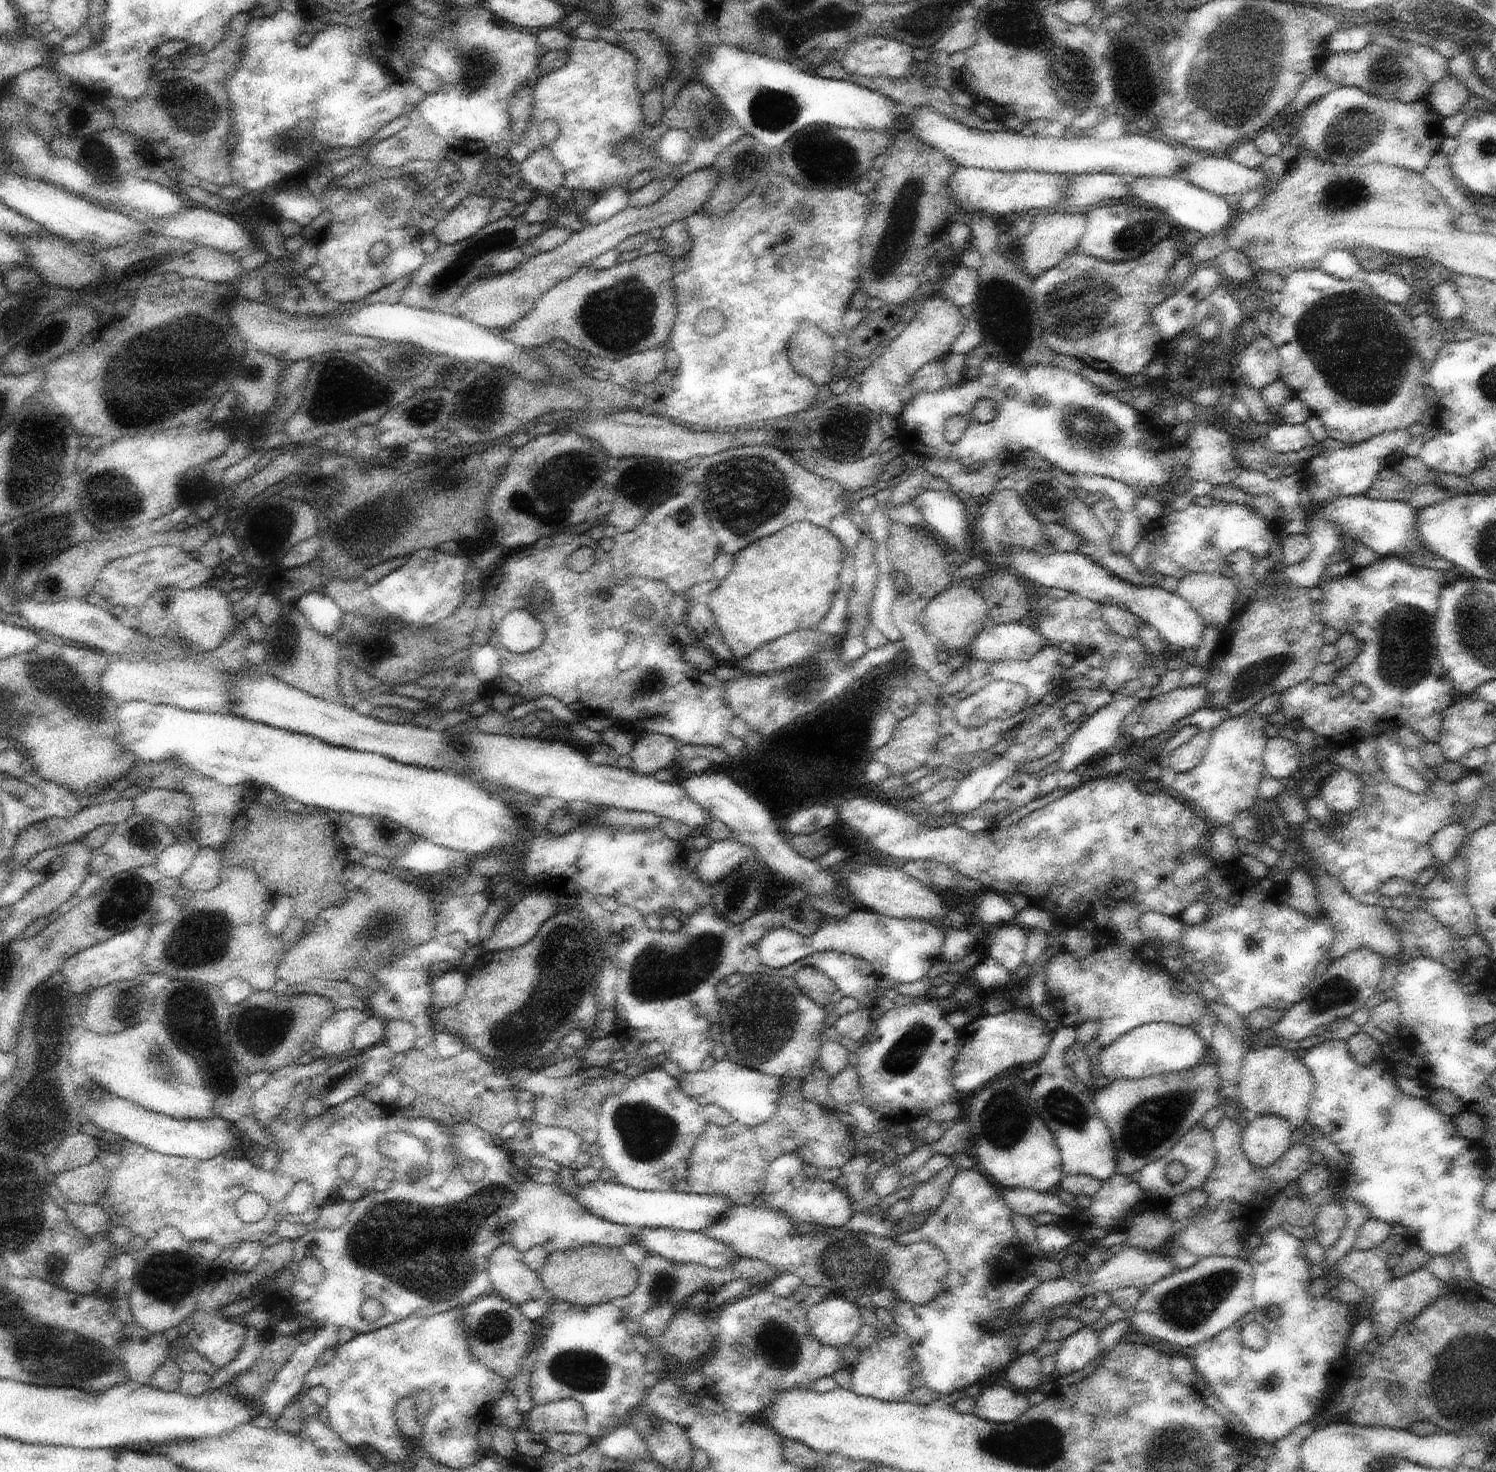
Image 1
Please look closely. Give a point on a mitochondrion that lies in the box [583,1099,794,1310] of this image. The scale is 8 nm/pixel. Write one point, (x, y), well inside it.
(662, 1284)

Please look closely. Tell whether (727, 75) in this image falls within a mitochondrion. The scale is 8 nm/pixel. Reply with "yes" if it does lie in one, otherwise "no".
no

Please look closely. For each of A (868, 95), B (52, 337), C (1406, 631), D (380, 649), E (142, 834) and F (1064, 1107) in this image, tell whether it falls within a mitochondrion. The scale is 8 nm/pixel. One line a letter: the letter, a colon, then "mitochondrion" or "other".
A: other
B: mitochondrion
C: mitochondrion
D: mitochondrion
E: mitochondrion
F: mitochondrion

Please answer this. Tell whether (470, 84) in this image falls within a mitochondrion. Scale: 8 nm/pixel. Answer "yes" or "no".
yes

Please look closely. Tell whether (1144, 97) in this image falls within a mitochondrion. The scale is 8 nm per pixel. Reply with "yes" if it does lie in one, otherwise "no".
no

